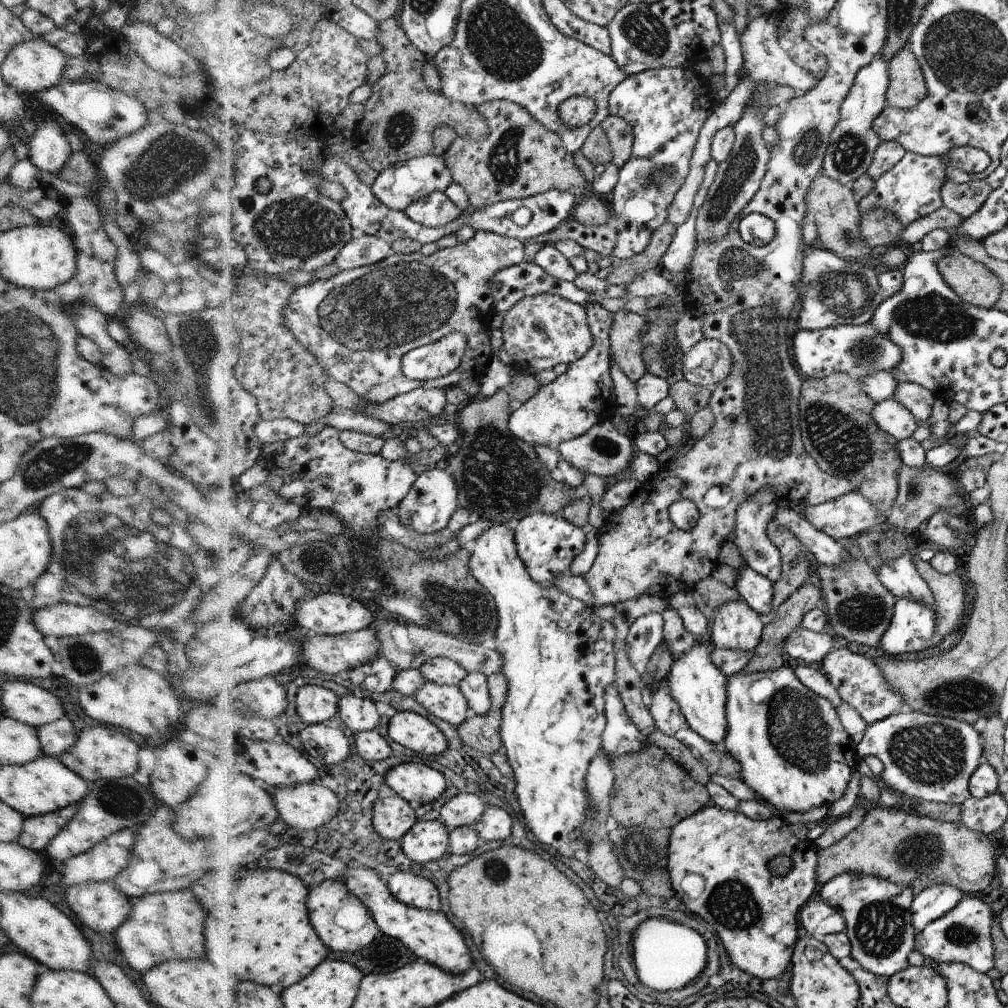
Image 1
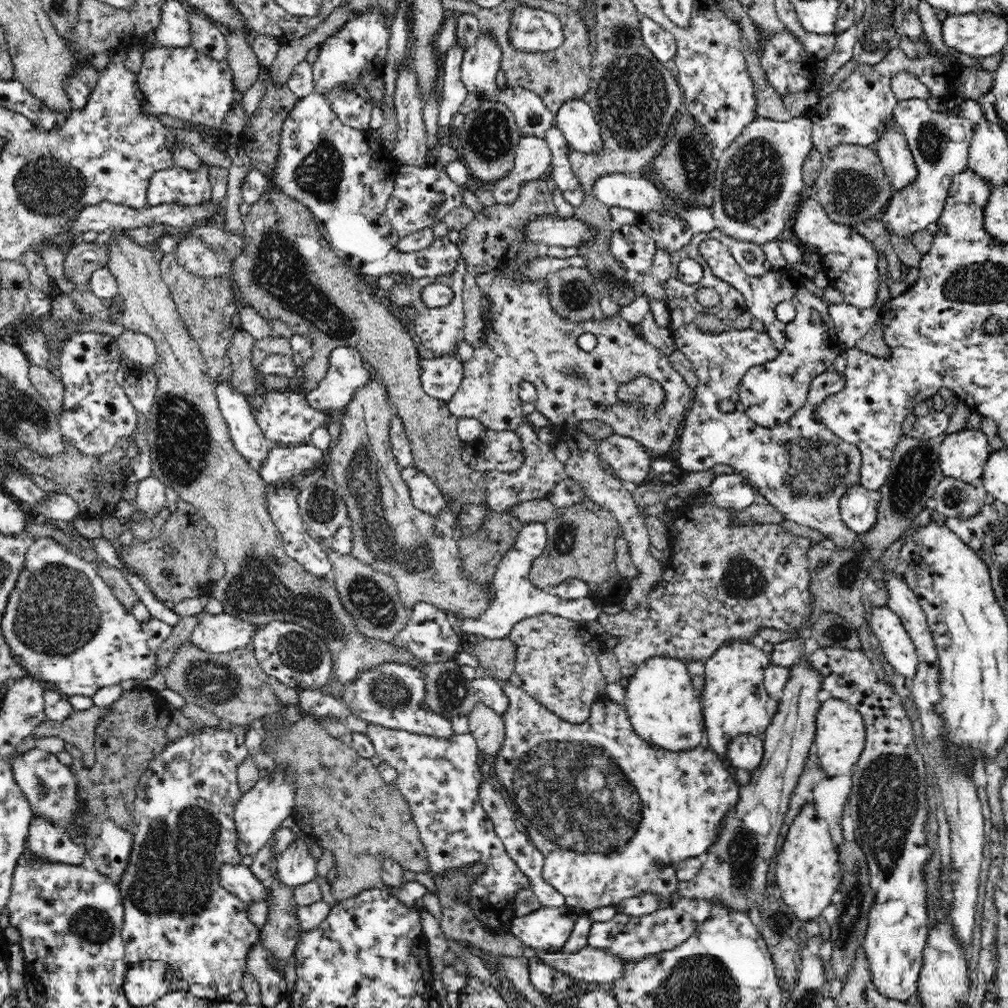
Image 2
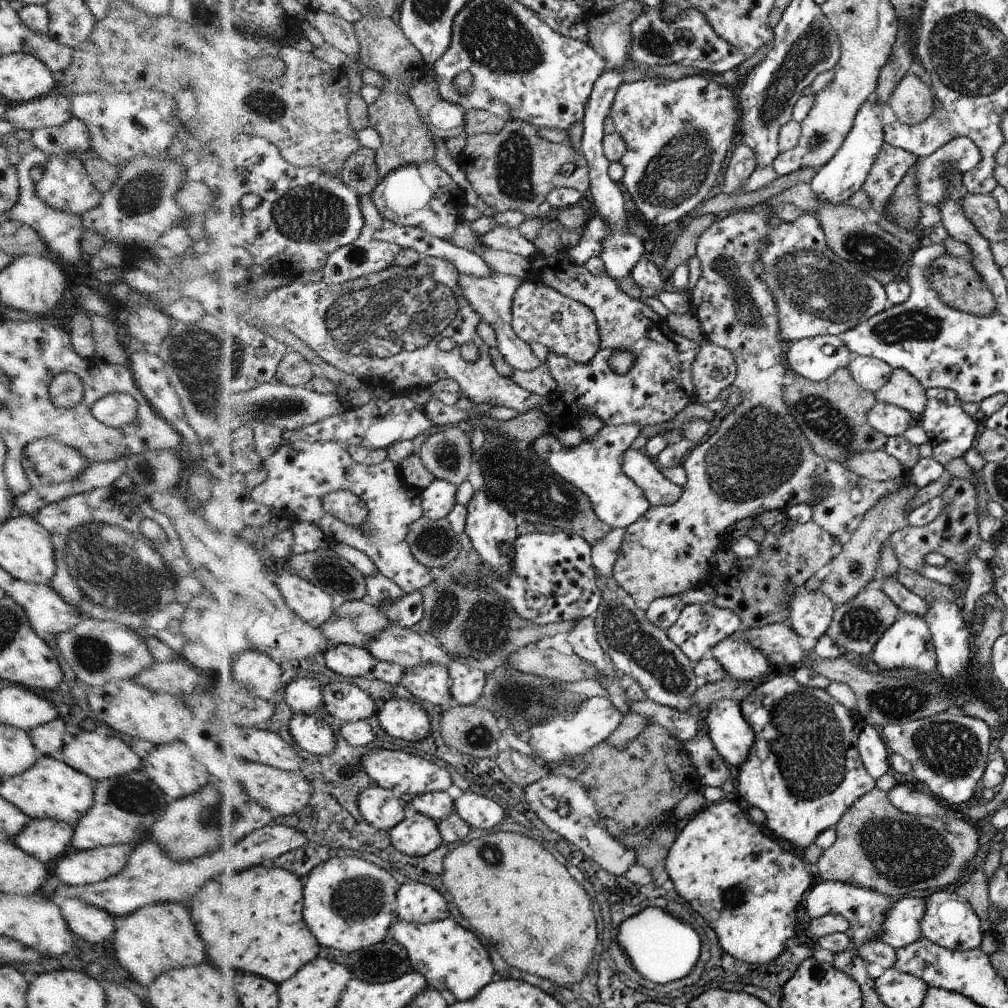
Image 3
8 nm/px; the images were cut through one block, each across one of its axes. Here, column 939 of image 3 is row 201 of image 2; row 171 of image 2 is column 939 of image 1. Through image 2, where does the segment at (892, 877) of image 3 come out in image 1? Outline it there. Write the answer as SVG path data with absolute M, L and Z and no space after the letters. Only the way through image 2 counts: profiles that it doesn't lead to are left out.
M880 804L867 805L865 811L865 818L858 828L849 832L840 842L819 849L817 881L820 884L825 885L841 874L853 874L878 876L894 884L908 886L915 895L934 885L952 885L973 894L982 894L982 890L990 890L990 886L994 886L994 878L998 878L998 852L1004 848L1003 844L998 844L999 836L970 830L960 821L942 822L928 816L908 814L899 806L888 808Z

